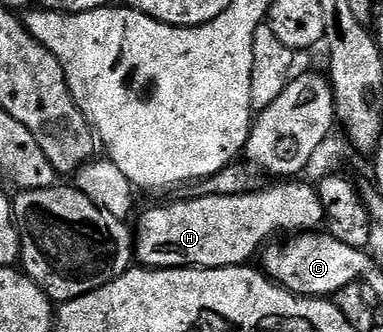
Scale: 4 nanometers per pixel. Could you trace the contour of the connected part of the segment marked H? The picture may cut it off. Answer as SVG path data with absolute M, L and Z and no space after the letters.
M302 179L276 183L272 189L260 187L240 195L208 195L174 201L171 205L158 205L155 209L139 212L138 226L134 225L134 256L139 266L148 269L227 269L233 265L246 265L259 256L267 243L273 242L277 233L297 235L313 233L323 228L326 212L313 184L305 185Z

